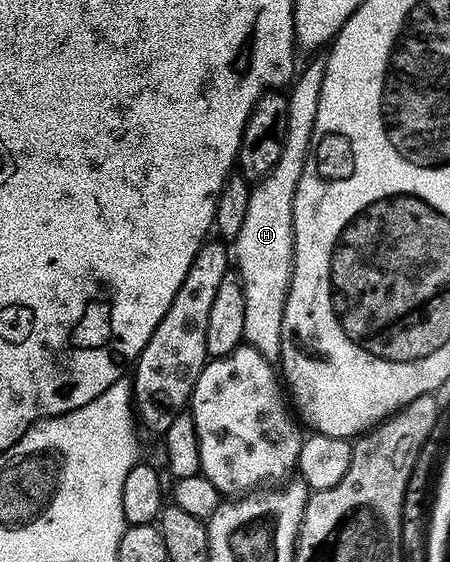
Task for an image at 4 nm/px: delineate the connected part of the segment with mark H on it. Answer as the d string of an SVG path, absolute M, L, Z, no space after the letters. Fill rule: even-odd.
M315 58L319 59L313 60L304 71L302 68L290 84L281 157L277 157L277 165L273 165L270 173L252 186L245 221L241 221L241 229L233 240L233 267L245 293L243 338L246 346L257 349L261 357L272 361L279 359L281 321L285 313L287 290L291 284L291 266L295 264L293 197L297 193L297 181L301 181L301 173L305 169L327 68L326 58Z

